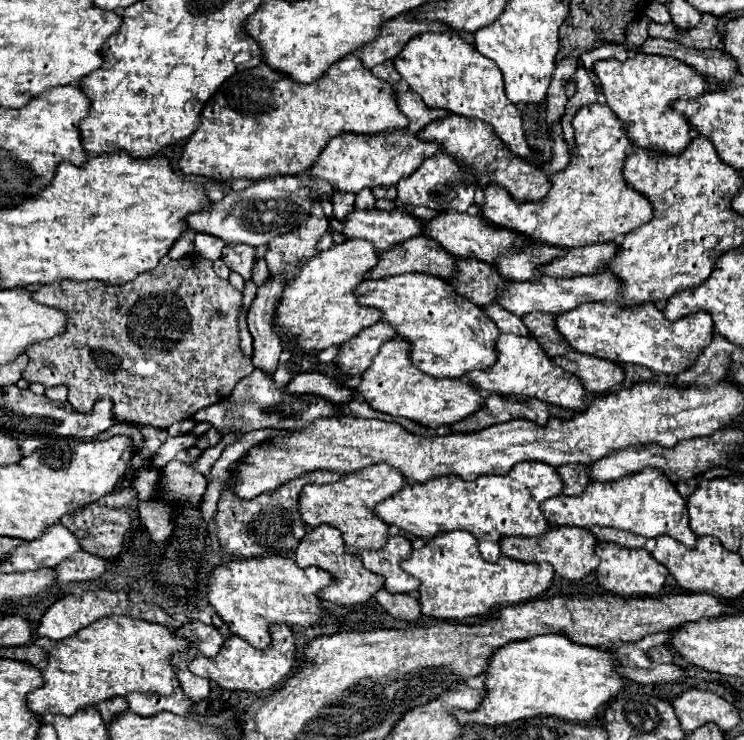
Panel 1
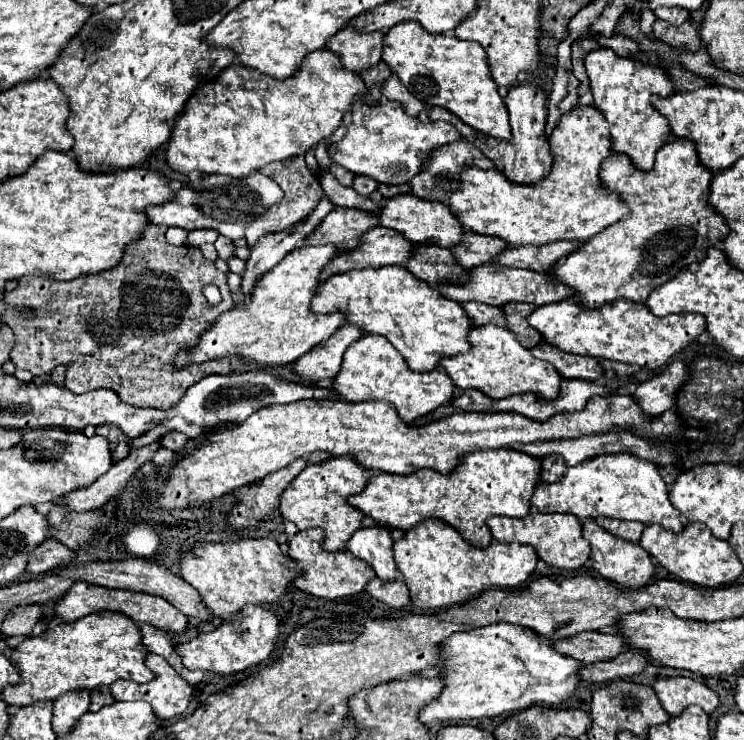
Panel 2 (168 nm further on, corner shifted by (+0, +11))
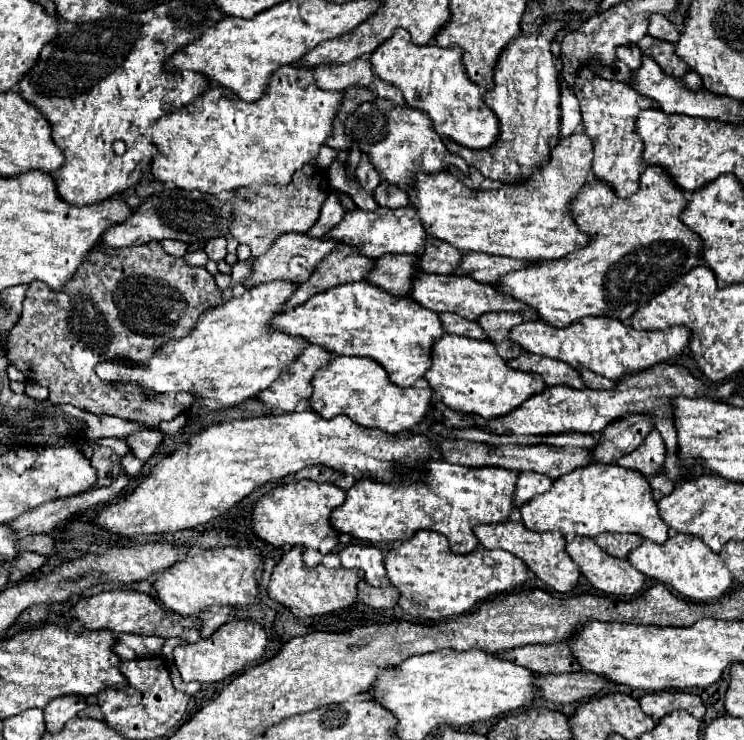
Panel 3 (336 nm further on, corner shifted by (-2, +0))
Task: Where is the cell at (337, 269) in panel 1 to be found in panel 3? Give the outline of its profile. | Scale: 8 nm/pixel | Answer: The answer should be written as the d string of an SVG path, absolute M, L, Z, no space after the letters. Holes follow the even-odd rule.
M274 280L248 288L242 298L230 298L204 312L186 338L170 340L158 348L148 362L102 362L96 366L96 374L110 382L140 384L146 394L192 392L198 394L200 402L210 410L240 404L266 390L290 364L294 364L298 352L306 348L302 336L286 336L286 332L270 326L274 314L280 314L286 300L294 294L294 288L298 286L288 284L288 280Z

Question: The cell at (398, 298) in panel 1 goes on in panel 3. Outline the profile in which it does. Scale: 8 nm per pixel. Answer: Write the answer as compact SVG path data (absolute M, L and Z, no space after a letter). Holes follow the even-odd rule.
M362 280L354 284L334 286L308 302L288 308L274 318L274 328L304 336L312 344L320 344L334 354L368 356L380 362L396 386L414 386L430 368L432 344L442 338L444 326L438 312L422 308L410 296L394 296L374 284Z

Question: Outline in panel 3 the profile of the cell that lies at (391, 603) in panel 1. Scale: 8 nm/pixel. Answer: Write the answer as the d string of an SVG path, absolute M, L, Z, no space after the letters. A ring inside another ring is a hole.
M362 580L358 584L358 598L370 606L370 608L376 608L376 610L390 610L398 604L398 598L400 598L400 592L398 588L394 586L380 586L380 588L374 588L370 584L366 584L366 580Z

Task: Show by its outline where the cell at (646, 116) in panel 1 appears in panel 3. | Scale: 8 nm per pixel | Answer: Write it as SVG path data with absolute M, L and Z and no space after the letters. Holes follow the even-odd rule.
M582 68L582 72L578 72L574 94L580 100L584 132L594 142L594 176L608 182L620 198L632 196L634 192L638 192L638 176L644 170L642 140L636 132L636 114L650 106L656 106L654 100L646 100L646 96L630 88L630 84L600 78L592 68Z

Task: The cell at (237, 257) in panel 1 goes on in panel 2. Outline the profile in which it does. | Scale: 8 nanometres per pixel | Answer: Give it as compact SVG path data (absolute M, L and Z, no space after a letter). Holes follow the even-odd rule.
M218 235L214 247L216 247L220 259L228 261L230 257L234 257L234 245L232 245L232 241L228 241L228 237L220 237L220 235Z

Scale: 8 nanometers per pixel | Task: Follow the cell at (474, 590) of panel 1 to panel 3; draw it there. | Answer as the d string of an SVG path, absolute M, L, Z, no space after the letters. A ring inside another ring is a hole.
M418 530L410 540L398 544L398 548L392 548L388 556L384 558L384 566L388 570L390 582L400 590L400 608L408 612L416 620L428 620L428 622L440 622L446 618L452 618L462 612L470 612L486 598L506 594L514 590L516 586L522 586L528 580L528 568L522 560L518 560L514 554L506 550L486 550L478 546L474 552L458 556L450 550L446 536L432 532L432 530Z

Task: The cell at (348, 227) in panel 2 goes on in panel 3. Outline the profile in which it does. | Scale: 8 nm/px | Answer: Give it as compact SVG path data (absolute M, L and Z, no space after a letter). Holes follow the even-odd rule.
M290 232L286 236L280 236L266 254L258 256L258 260L254 262L254 274L244 282L244 286L250 288L250 286L256 286L256 284L270 282L270 280L280 280L280 278L300 284L302 280L310 278L310 272L314 272L314 268L330 252L334 252L334 246L338 246L338 242L332 240L332 238L312 238L308 234L294 234L294 232Z

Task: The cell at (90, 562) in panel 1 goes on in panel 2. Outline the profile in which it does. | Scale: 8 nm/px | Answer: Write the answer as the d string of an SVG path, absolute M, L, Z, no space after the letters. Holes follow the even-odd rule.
M48 539L44 541L44 545L36 547L32 557L28 559L26 571L32 575L42 575L42 573L52 571L54 567L70 563L72 557L74 557L74 551L70 551L66 545L60 545L54 539Z

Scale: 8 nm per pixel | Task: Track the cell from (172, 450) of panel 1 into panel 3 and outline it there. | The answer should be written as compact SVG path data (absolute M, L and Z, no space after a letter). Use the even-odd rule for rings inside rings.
M122 472L106 488L94 488L94 490L90 490L86 494L46 502L46 504L42 504L40 508L36 508L32 512L24 512L24 516L18 516L14 522L10 522L10 526L14 526L20 532L20 536L38 534L38 532L48 534L52 530L56 530L56 526L60 526L64 520L72 518L74 514L114 500L126 488L128 482L130 482L130 476Z

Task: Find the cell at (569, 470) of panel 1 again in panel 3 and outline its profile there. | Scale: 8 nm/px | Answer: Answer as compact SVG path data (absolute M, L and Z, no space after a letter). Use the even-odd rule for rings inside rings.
M520 472L518 488L516 488L516 494L514 494L514 504L516 506L526 504L536 494L548 492L548 488L552 484L554 484L554 480L550 480L550 476L542 476L538 472Z

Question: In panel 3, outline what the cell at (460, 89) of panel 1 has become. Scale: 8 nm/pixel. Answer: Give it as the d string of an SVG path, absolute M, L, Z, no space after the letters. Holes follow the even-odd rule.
M398 28L390 40L376 48L370 62L378 78L394 84L404 94L410 108L418 108L430 116L440 136L448 136L474 150L488 148L498 142L498 116L490 112L482 100L480 88L464 72L462 50L458 46L416 46L410 40L410 34L404 28Z

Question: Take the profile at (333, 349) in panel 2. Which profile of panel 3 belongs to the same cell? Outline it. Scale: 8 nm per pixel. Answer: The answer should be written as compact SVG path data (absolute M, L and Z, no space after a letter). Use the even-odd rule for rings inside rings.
M310 344L270 388L258 394L258 400L270 408L294 412L298 400L310 398L310 392L314 392L314 388L310 388L310 378L314 378L314 372L330 364L332 358L334 352L326 352L326 348L318 348L318 344Z

